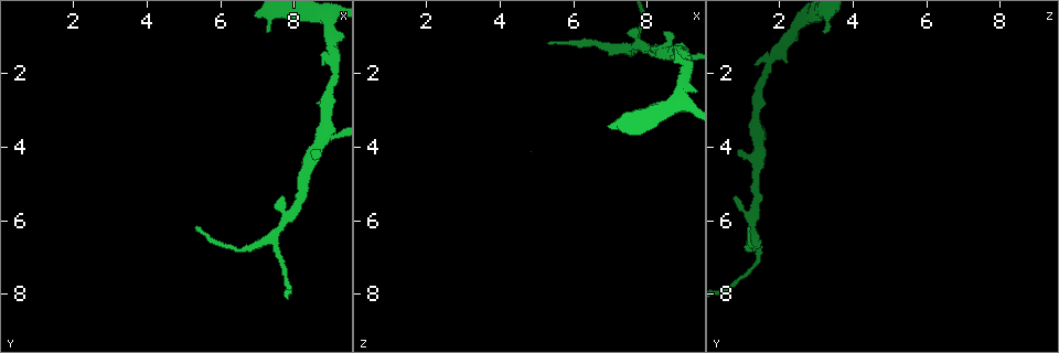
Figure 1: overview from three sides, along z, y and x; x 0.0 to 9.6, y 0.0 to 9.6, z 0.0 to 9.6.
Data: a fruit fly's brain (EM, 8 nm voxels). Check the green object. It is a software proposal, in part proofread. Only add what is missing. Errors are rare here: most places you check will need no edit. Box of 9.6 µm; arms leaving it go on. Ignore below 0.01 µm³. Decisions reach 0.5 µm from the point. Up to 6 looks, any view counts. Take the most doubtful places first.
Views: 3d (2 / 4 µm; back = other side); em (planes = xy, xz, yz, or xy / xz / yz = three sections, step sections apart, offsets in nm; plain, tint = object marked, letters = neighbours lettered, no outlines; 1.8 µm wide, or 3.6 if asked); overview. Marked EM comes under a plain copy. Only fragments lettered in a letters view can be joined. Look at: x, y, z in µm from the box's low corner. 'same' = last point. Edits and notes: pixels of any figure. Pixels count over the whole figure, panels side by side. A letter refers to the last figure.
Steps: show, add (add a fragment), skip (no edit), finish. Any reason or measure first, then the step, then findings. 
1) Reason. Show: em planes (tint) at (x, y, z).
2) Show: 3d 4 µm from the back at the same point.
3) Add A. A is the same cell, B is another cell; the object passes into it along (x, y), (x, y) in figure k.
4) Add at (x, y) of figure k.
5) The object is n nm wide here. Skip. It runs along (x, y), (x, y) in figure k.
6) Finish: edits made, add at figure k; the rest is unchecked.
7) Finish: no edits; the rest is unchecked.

Free end. Show: 3d 2 µm at (8.60, 4.10, 0.85).

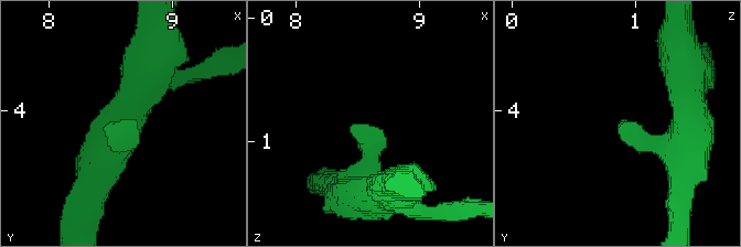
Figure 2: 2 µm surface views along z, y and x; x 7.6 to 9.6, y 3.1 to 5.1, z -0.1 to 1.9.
Show: em 3.6 µm planes (letters) at (8.58, 4.10, 0.84).

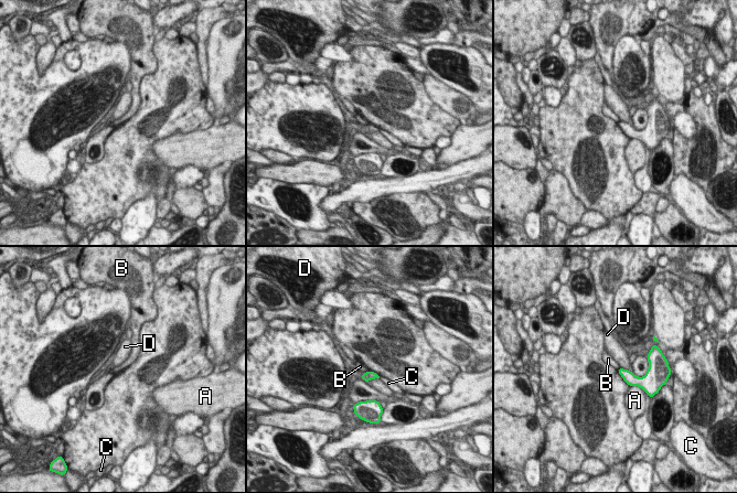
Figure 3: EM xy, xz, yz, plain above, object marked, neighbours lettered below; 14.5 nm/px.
The longest contact is with A, 260 nm. Skip. A, B, C and D are other cells; a border runs along (369, 370), (362, 373) in figure 3; none of them fits.

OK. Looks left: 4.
An open end. Show: 3d 2 µm at (8.80, 1.75, 1.30).

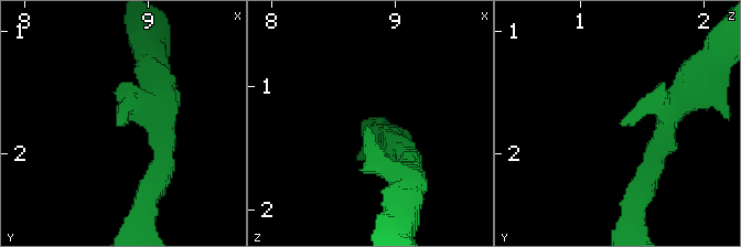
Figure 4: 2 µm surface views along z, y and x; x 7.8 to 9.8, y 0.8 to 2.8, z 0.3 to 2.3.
Show: em xz step 8 (letters) at (8.74, 1.74, 1.30).

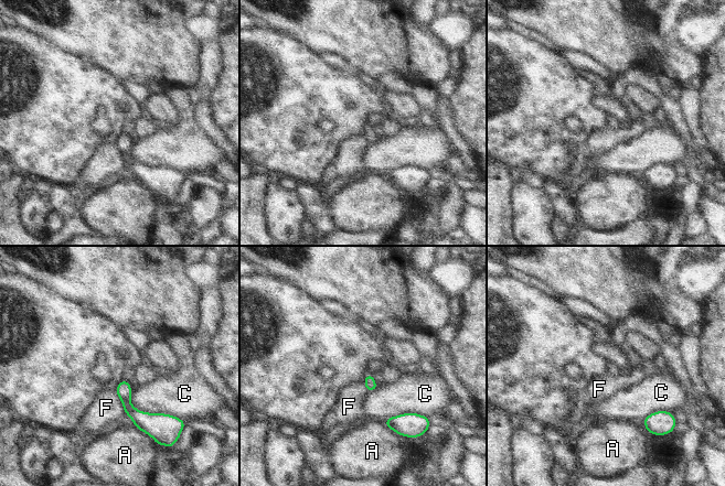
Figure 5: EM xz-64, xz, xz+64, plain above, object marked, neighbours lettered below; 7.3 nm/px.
Cut it another way. Show: em planes (letters) at the same point.

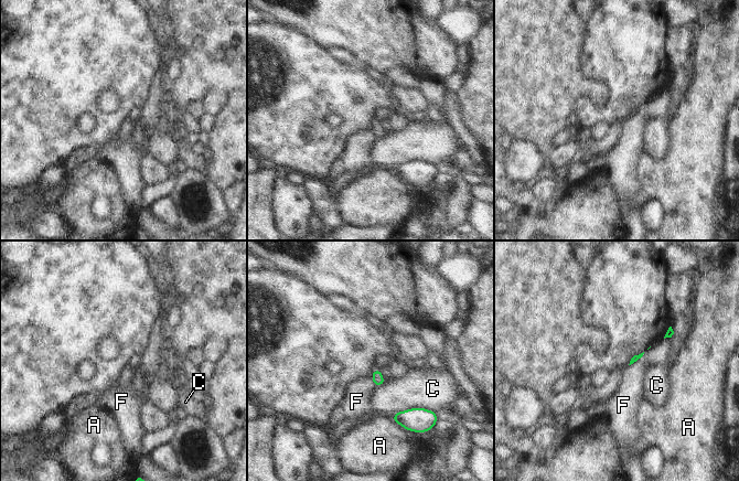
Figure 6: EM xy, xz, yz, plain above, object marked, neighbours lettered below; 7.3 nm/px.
Skip. A, C and F are other cells; a border runs along (644, 352), (629, 365) in figure 6; no lettered fragment goes on from it.

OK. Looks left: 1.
Free end. Show: em 3.6 µm planes (letters) at (5.30, 6.15, 1.15).

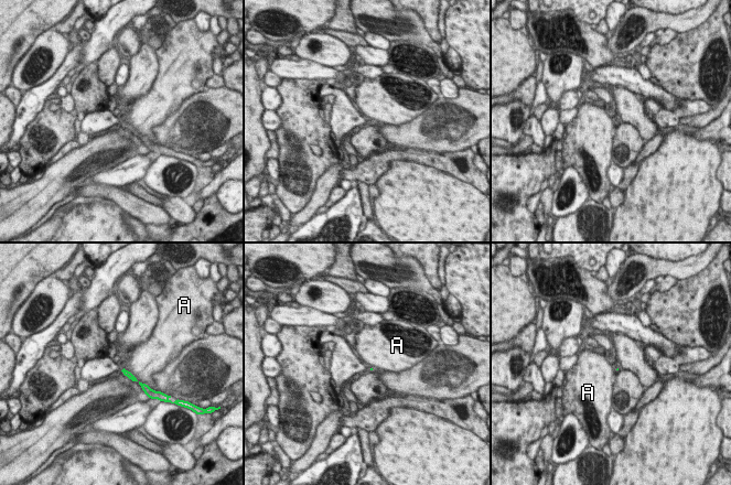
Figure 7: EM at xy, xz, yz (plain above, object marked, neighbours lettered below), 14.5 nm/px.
Skip. A is another cell; no lettered fragment goes on from it.

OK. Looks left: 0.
Finish: no edits; the rest is unchecked.

